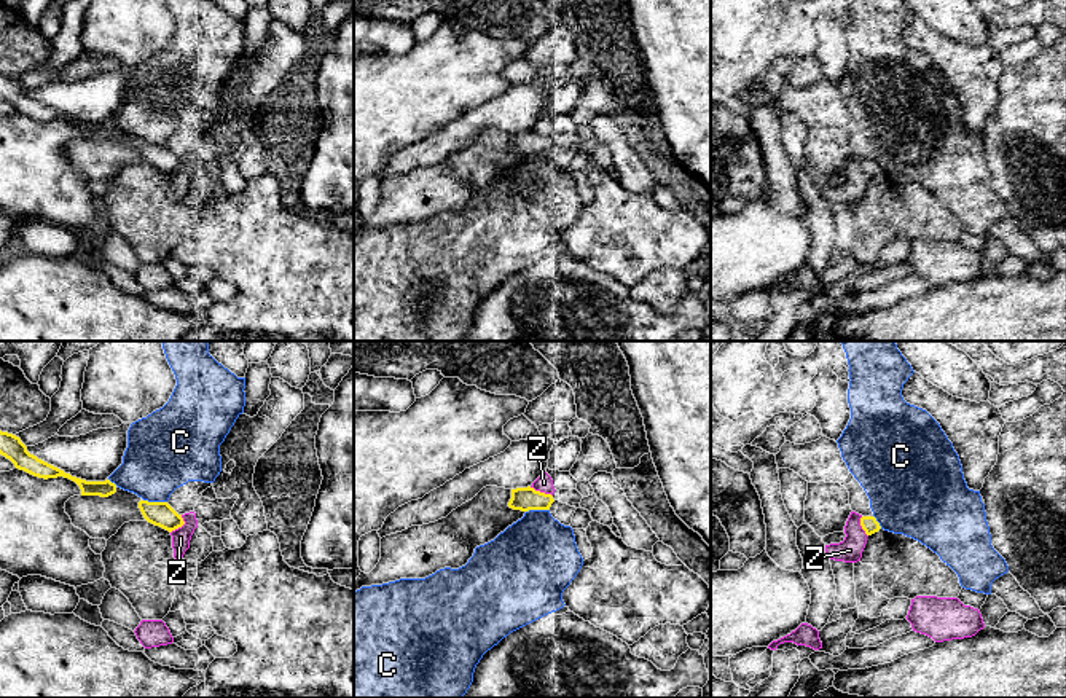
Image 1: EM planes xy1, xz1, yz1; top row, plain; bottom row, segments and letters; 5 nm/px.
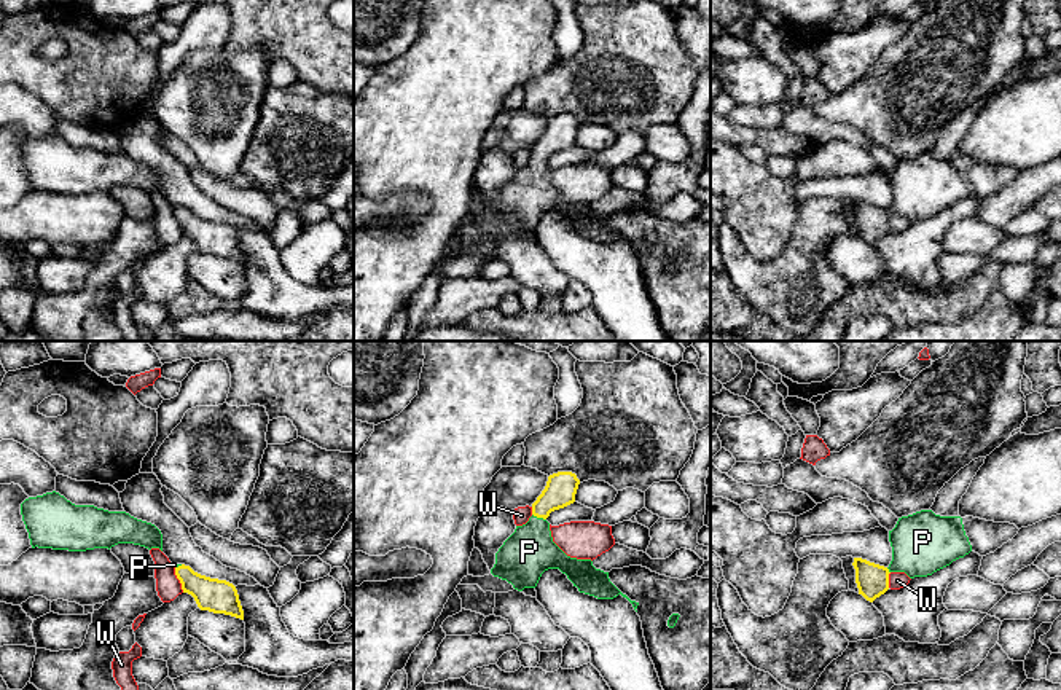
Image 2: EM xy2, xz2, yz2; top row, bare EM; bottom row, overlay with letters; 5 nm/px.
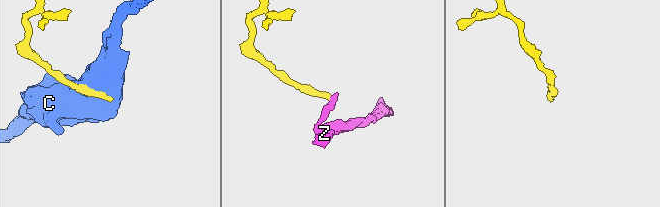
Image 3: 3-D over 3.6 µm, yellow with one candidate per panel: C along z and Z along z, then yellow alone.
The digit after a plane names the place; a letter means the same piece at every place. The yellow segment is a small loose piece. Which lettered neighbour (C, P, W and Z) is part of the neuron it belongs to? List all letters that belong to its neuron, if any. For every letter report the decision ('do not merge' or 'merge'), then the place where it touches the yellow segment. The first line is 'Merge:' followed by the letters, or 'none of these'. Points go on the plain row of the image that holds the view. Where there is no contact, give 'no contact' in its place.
Merge: P
C: do not merge | xy1 (155, 145)
P: merge | xz2 (539, 160)
W: do not merge | xy2 (179, 222)
Z: do not merge | xy1 (180, 169)

